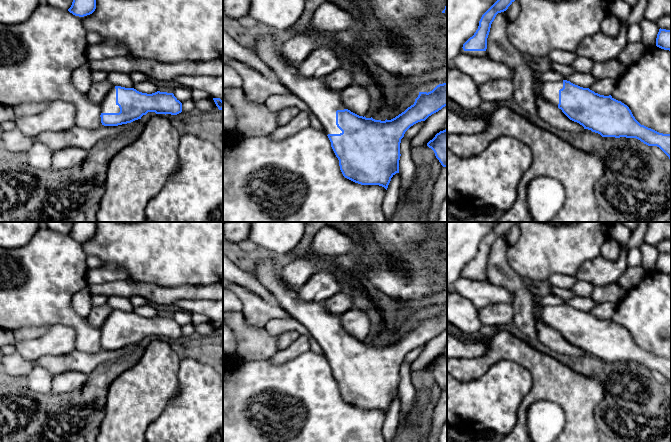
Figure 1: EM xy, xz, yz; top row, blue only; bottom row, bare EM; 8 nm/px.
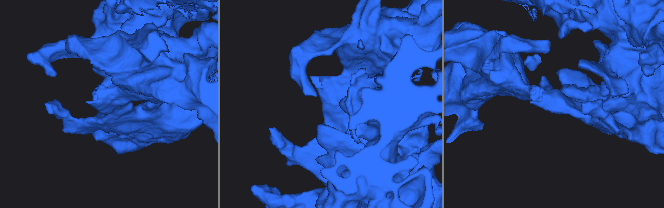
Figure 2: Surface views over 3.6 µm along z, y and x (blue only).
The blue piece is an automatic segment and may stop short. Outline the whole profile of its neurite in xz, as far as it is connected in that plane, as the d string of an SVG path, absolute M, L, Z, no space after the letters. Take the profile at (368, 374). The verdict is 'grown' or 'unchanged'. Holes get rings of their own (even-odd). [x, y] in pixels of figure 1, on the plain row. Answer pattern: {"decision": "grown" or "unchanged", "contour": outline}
{"decision": "grown", "contour": "M271 255L260 260L252 274L274 296L277 304L291 318L310 332L322 348L331 371L339 384L343 400L361 409L379 409L386 414L391 402L399 397L400 367L405 356L414 348L425 345L429 340L447 330L447 307L437 309L430 316L419 316L413 329L391 344L375 344L359 340L346 332L339 315L330 313L326 301L304 301L299 296L300 288L290 288L281 278L281 264Z"}

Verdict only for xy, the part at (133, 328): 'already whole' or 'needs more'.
needs more

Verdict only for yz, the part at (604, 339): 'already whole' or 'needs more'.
needs more

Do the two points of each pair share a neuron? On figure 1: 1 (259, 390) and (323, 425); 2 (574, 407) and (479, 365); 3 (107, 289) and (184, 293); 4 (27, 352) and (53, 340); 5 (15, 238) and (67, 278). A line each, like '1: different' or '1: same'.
1: same
2: same
3: same
4: same
5: different

